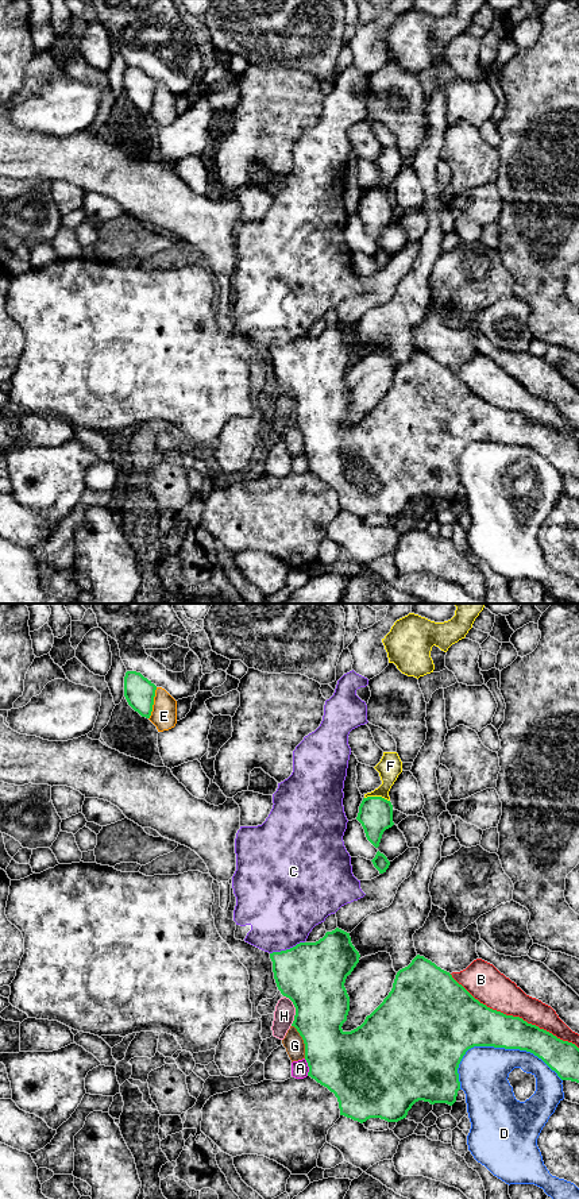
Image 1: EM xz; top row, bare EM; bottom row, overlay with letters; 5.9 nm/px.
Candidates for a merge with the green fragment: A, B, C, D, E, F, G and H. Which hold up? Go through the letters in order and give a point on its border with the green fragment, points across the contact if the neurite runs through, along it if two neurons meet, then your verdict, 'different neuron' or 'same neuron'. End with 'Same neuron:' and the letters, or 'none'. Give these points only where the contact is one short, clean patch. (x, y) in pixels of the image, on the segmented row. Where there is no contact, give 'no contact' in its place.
A: meets green in xz at (308, 1066); different neuron
B: meets green in xz at (514, 1017); different neuron
C: meets green in xz at (286, 949); different neuron
D: meets green in xz at (506, 1048); different neuron
E: meets green in xz at (153, 704); border along xz (157, 687), (149, 718); different neuron
F: meets green in xz at (377, 797); runs through xz (375, 813), (377, 797), (386, 785), (390, 766); same neuron
G: meets green in xz at (304, 1041); different neuron
H: meets green in xz at (296, 1010); border along xz (284, 995), (294, 1007), (292, 1025); different neuron
Same neuron: F

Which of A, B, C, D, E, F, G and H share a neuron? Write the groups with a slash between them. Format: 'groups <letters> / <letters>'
groups A / B / C / D / E / F / G / H

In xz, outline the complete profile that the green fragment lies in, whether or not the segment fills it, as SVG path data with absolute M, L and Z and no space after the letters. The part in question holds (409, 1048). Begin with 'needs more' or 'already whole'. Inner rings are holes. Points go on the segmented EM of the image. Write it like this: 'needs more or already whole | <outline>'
already whole | M339 928L327 932L316 942L300 942L290 949L270 953L277 987L296 1007L292 1026L297 1029L305 1044L308 1076L335 1094L340 1115L360 1123L370 1118L398 1122L406 1118L408 1111L418 1100L452 1106L460 1090L459 1064L466 1052L474 1046L530 1052L555 1071L561 1080L579 1083L579 1048L575 1044L563 1041L520 1017L506 1015L487 1007L459 984L449 972L420 955L397 972L391 991L366 1017L364 1022L351 1032L344 1032L341 1026L350 1011L350 996L344 983L359 963L359 957L350 933Z

